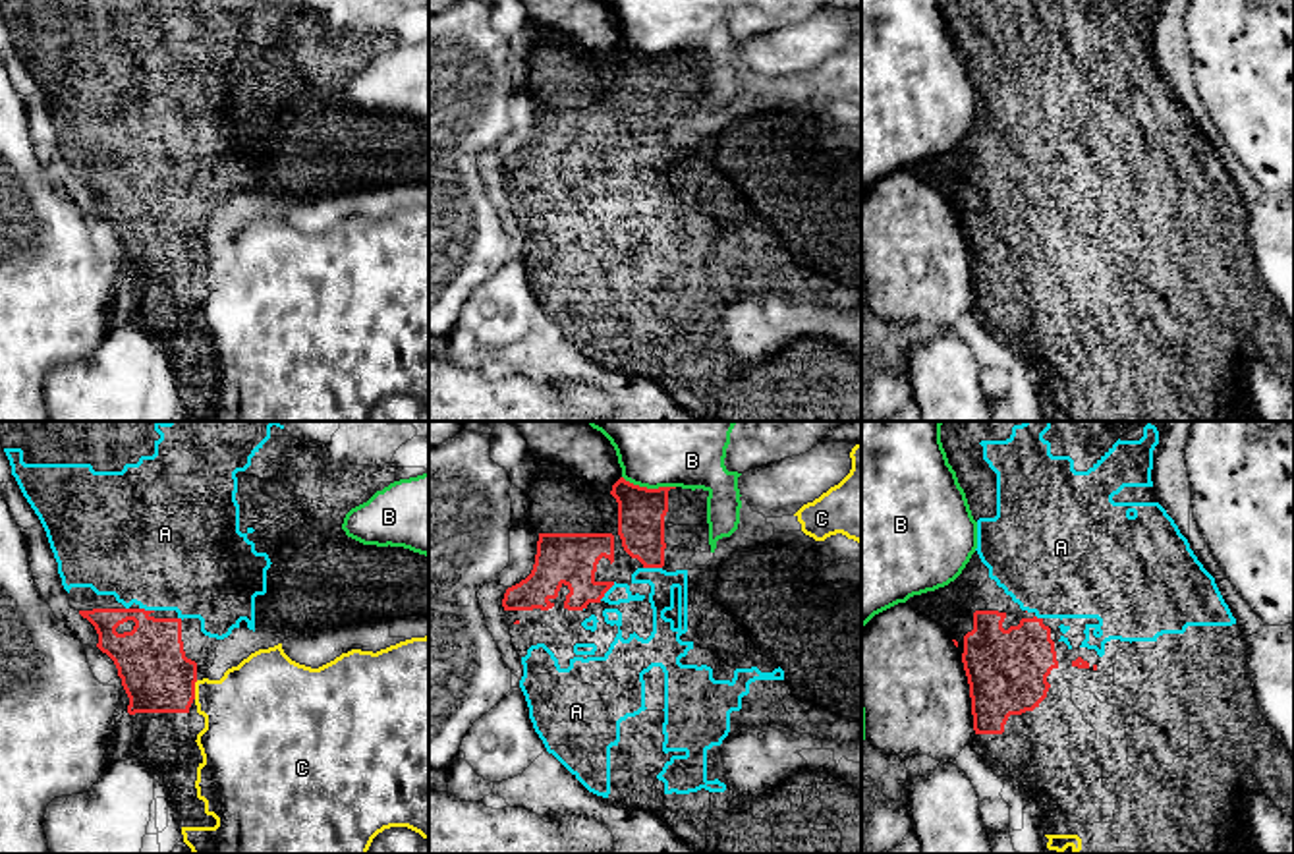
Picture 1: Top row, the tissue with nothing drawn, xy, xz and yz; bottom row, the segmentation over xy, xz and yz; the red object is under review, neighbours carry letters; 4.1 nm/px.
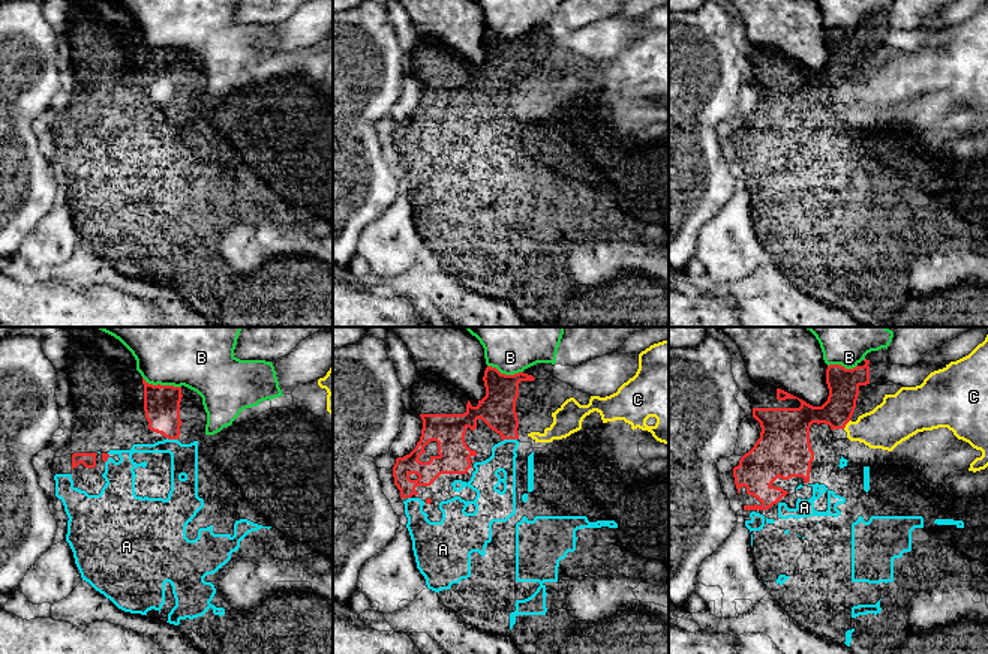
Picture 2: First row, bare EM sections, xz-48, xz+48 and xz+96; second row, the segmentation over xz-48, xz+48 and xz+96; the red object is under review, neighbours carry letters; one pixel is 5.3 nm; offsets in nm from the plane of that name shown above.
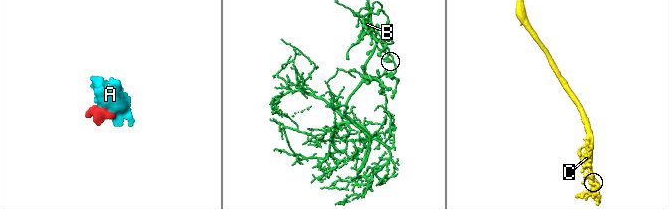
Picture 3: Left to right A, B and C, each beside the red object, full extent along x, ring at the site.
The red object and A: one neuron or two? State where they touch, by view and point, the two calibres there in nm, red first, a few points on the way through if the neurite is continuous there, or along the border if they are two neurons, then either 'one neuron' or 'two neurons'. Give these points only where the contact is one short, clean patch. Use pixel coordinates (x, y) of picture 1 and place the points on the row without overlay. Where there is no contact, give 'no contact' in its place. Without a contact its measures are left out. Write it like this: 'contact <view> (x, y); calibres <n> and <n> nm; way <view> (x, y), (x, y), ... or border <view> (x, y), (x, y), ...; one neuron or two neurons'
contact xz (653, 134); calibres 200 and 110 nm; one neuron

